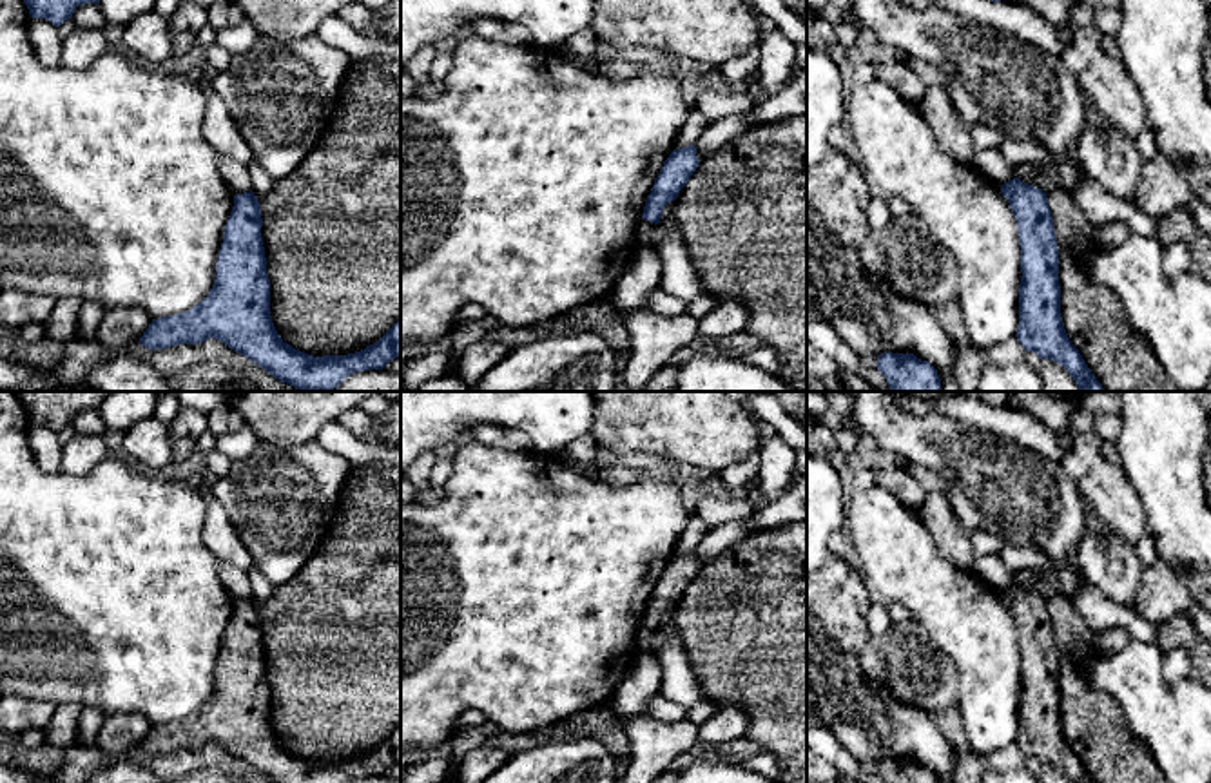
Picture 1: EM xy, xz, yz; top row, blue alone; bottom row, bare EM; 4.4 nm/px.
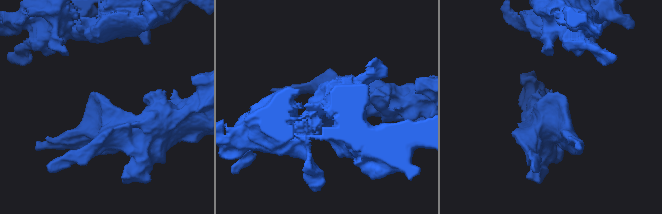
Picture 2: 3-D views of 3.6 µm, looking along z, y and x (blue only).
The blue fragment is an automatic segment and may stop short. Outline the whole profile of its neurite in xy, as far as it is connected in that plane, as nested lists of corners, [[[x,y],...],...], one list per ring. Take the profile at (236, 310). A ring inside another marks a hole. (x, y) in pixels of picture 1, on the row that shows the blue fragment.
[[[250,190],[234,207],[208,295],[190,310],[152,319],[141,346],[161,350],[218,339],[272,377],[299,390],[328,392],[348,375],[383,370],[401,357],[401,319],[373,344],[348,355],[314,357],[286,344],[270,315],[270,279],[261,237],[261,205]]]

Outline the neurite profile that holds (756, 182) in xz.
[[[807,116],[756,125],[723,143],[680,190],[673,219],[707,299],[743,304],[751,315],[745,334],[774,350],[780,379],[807,392]]]

